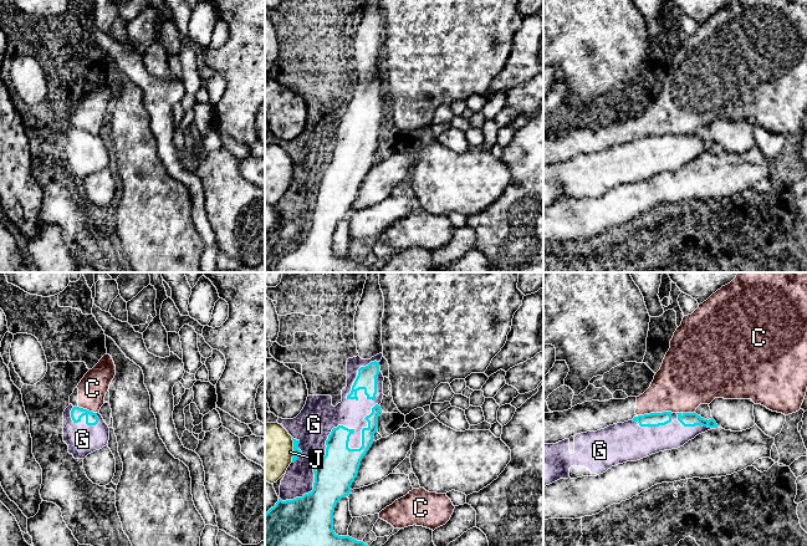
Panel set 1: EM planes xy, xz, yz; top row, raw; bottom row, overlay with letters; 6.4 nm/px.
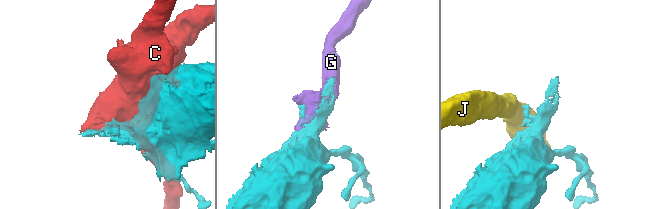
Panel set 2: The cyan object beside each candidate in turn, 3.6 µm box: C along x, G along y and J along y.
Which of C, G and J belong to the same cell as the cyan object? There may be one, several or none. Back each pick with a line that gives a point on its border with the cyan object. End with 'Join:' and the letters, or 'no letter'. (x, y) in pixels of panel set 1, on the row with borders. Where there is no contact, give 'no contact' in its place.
G: meets cyan in xz at (332, 430)
Join: G

